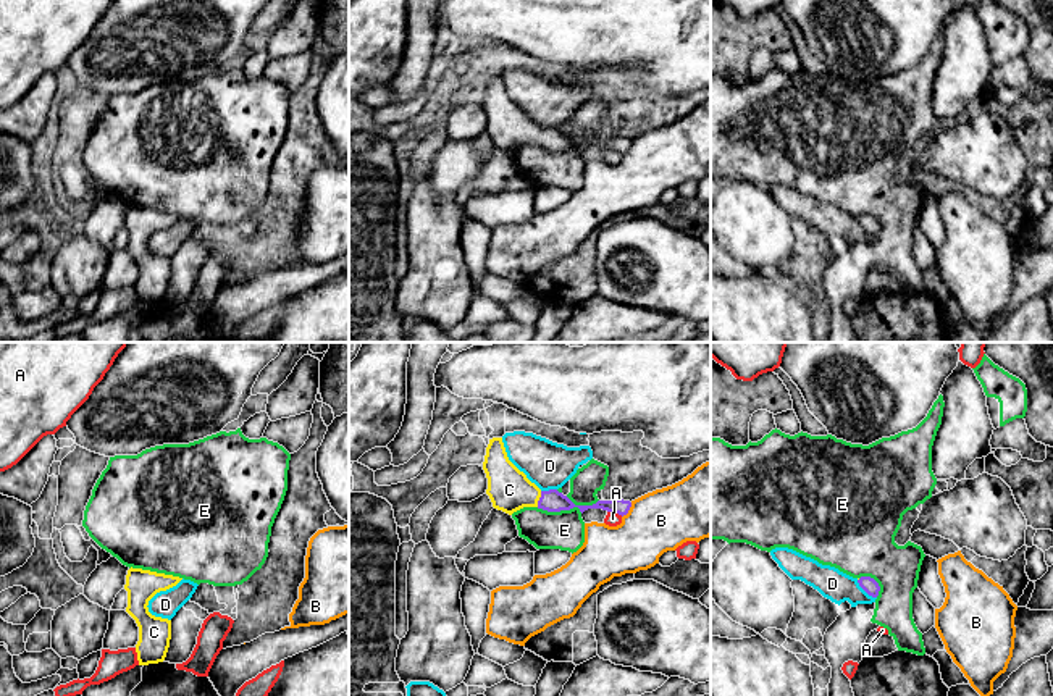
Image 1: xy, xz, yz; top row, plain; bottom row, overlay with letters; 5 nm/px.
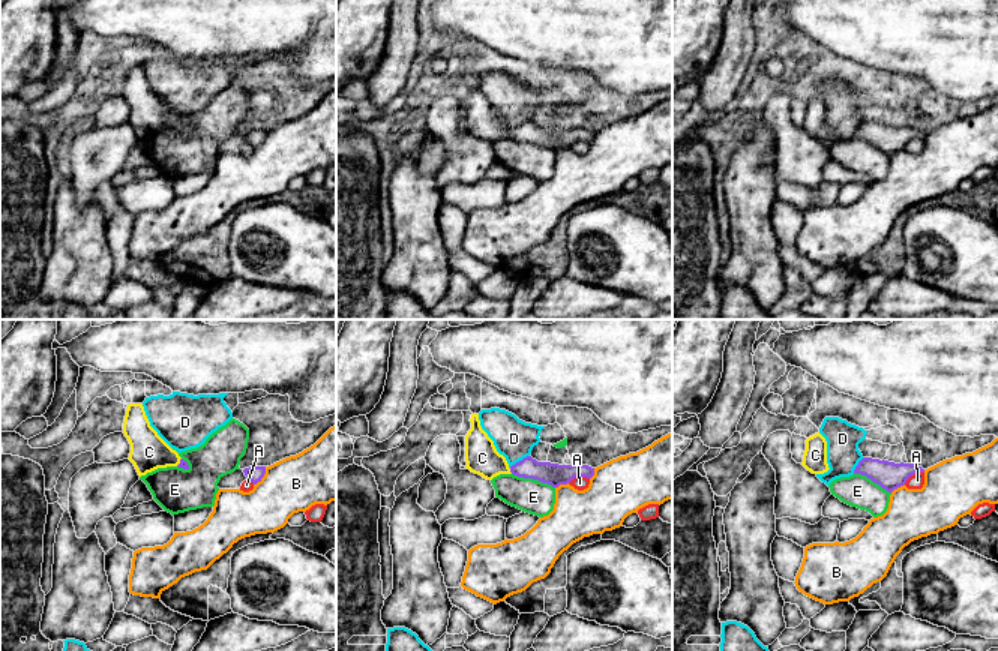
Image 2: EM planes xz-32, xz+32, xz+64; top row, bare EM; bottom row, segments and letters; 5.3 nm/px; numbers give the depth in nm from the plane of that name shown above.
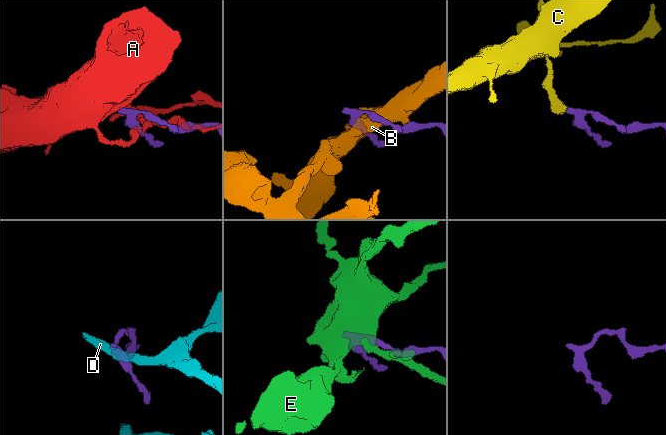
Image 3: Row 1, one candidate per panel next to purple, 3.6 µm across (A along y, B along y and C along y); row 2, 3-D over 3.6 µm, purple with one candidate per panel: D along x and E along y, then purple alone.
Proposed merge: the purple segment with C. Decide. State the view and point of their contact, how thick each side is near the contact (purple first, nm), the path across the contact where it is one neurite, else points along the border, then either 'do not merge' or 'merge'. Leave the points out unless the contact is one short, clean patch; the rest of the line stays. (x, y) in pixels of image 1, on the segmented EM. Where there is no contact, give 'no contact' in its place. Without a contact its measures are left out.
contact xz (540, 499); calibres 110 and 220 nm; way xz (553, 501), (540, 499), (509, 490); merge

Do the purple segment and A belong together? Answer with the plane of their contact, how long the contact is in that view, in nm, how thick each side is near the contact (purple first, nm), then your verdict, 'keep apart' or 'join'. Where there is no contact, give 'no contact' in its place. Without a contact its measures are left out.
xz | 80 nm | 80/70 nm | keep apart

